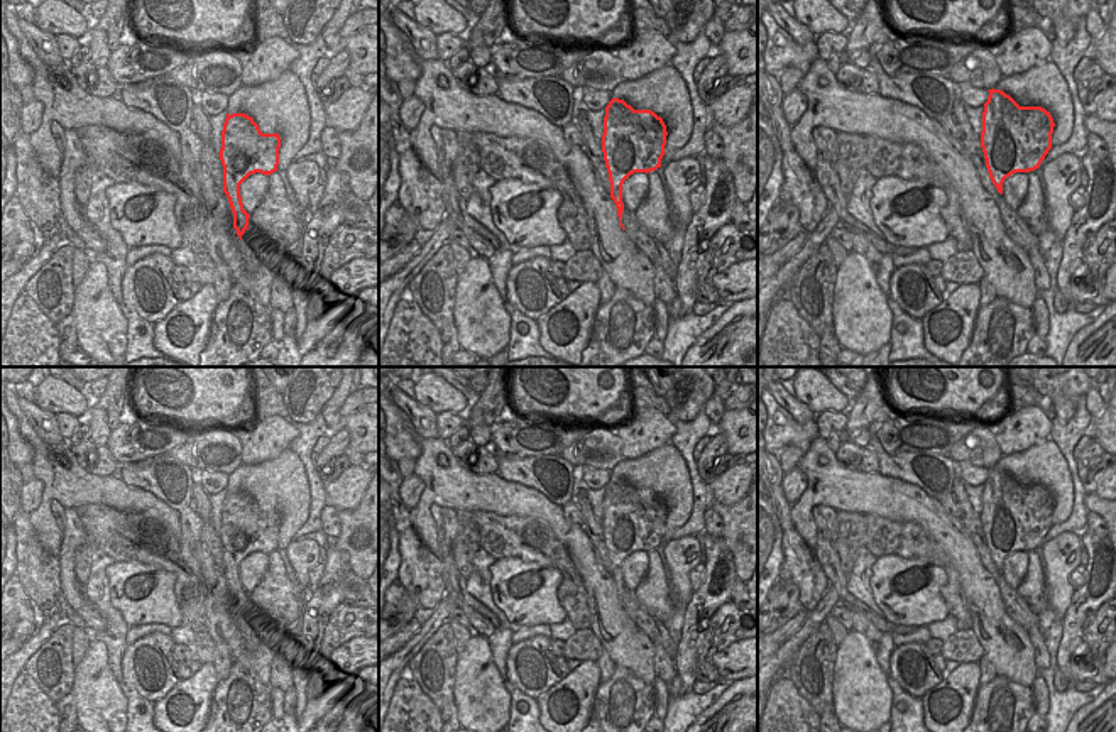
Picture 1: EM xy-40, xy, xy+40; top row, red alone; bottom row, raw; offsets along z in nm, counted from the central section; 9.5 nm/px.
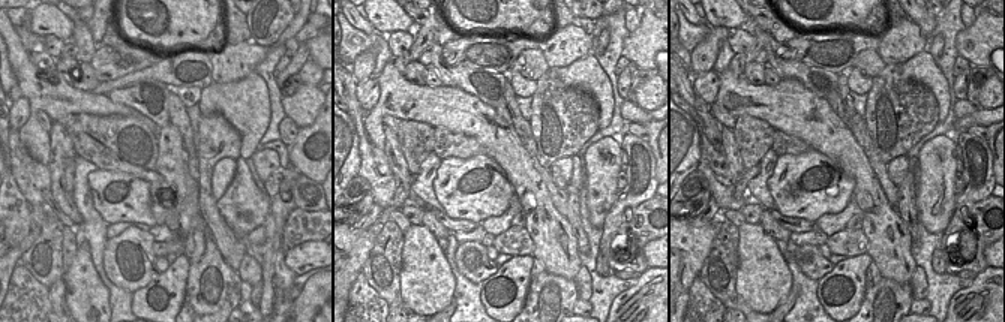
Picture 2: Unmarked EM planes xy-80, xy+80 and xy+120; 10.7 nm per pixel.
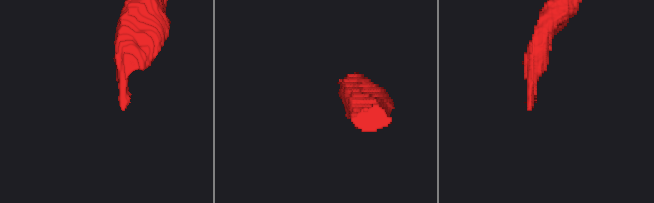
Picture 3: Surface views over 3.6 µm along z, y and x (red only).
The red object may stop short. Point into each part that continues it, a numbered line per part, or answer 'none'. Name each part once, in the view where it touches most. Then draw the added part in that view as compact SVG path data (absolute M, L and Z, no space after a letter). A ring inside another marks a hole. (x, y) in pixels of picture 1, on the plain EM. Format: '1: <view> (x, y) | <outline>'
1: xy-40 (256, 636) | M245 609L245 612L242 614L240 629L245 634L247 649L259 651L260 646L271 644L265 631L254 619L249 609Z

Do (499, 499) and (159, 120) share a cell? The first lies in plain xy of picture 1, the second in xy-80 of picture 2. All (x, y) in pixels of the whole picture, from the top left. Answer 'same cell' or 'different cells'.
different cells

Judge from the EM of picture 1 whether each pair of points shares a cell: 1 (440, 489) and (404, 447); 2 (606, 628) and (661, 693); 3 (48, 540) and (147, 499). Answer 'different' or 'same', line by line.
1: different
2: different
3: same

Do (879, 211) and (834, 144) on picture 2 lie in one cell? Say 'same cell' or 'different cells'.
same cell

